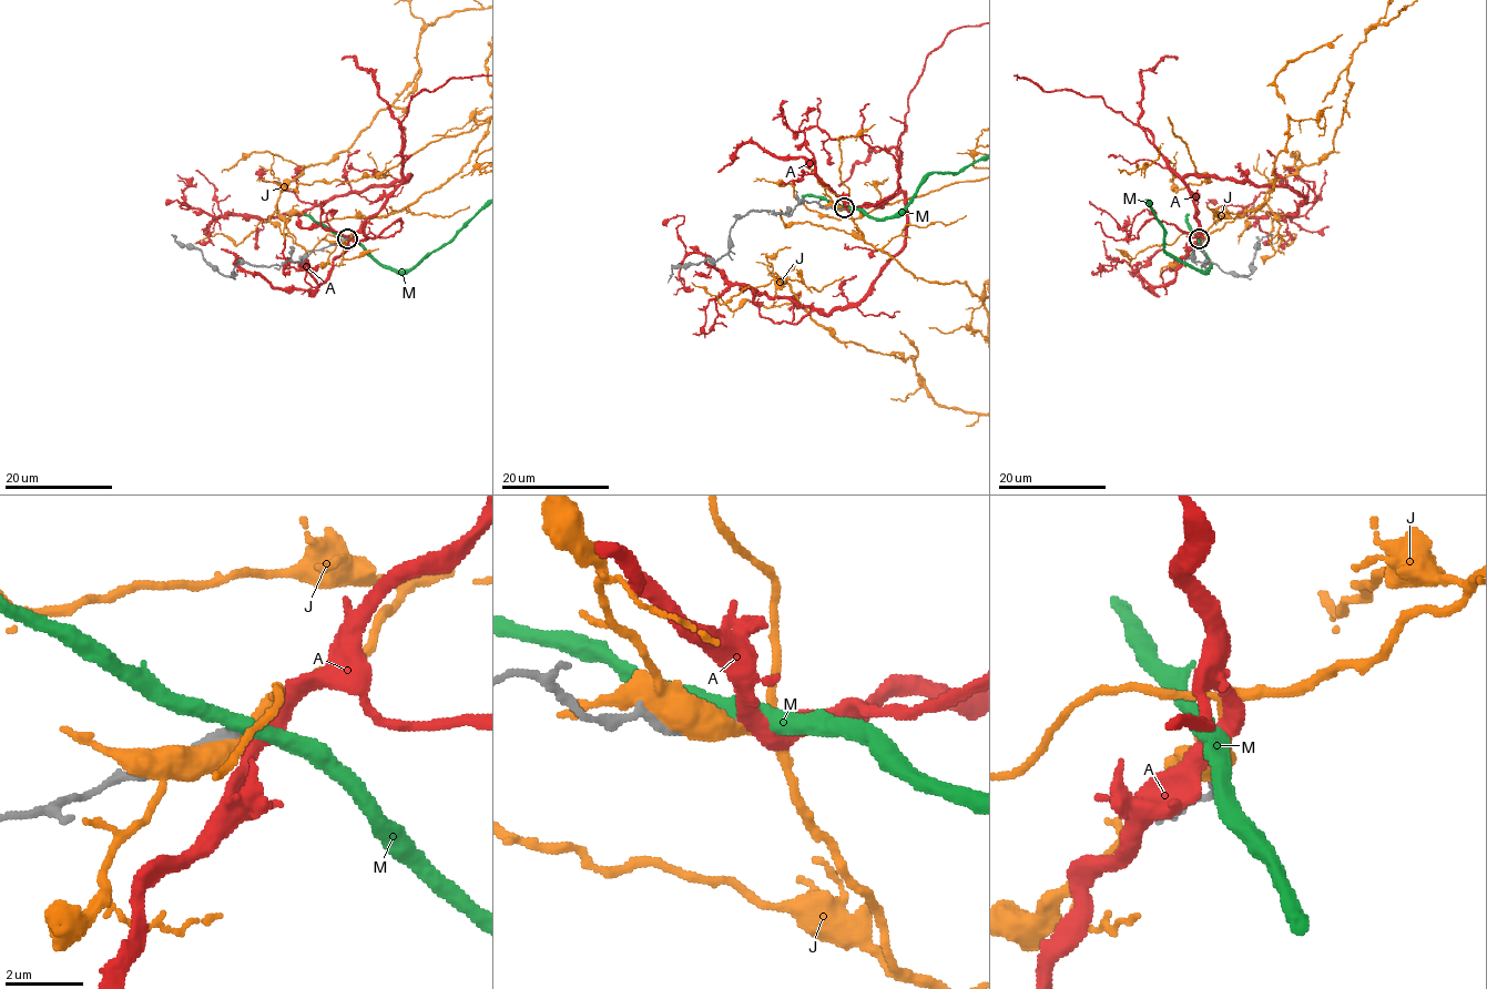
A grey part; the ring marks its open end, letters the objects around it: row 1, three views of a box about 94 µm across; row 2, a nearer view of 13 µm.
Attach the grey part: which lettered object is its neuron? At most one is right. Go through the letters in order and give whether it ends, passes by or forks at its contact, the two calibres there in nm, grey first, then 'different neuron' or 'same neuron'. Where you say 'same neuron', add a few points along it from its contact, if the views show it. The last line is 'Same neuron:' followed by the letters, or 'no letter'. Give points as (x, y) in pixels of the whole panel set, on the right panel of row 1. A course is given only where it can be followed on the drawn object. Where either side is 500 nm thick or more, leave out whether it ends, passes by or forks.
A: it passes by; 260 nm thick on the grey side, 420 nm on the other; different neuron
J: 200 nm thick on the grey side, 550 nm on the other; different neuron
M: it passes by; 280 nm thick on the grey side, 420 nm on the other; different neuron
Same neuron: no letter

